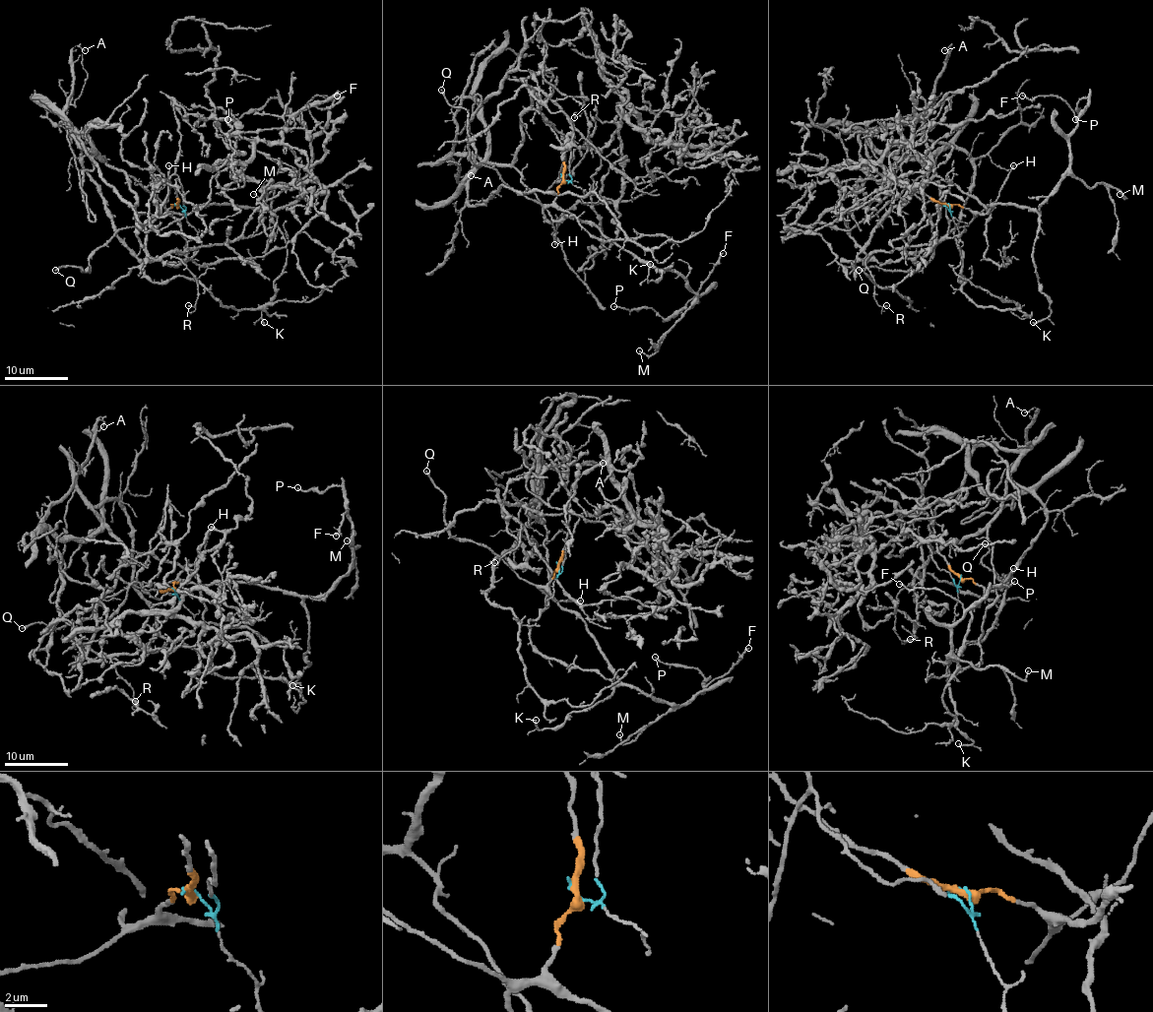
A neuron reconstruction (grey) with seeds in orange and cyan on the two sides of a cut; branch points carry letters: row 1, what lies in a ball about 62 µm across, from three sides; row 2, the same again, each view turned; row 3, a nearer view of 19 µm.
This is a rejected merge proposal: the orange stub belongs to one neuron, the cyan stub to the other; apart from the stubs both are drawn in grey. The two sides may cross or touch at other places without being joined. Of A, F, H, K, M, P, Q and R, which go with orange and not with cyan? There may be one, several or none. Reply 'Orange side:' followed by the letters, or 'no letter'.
Orange side: F, H, K, M, P, Q

